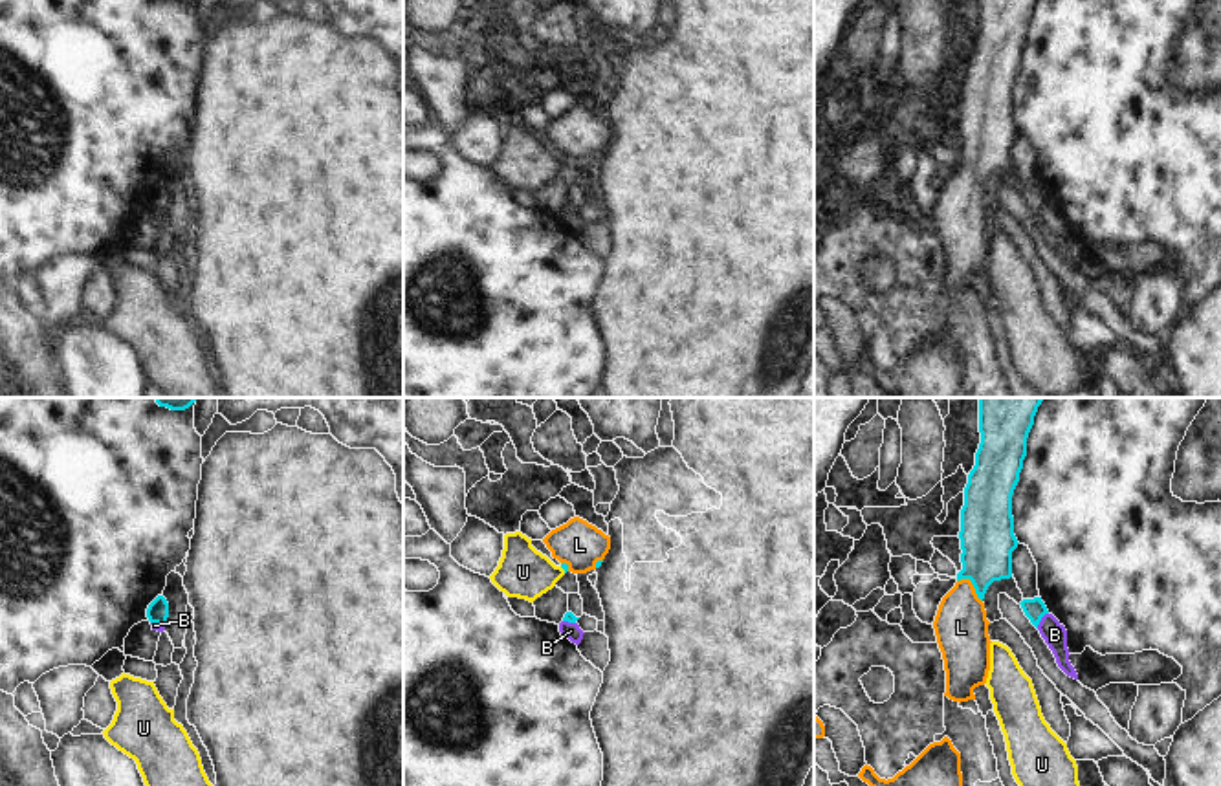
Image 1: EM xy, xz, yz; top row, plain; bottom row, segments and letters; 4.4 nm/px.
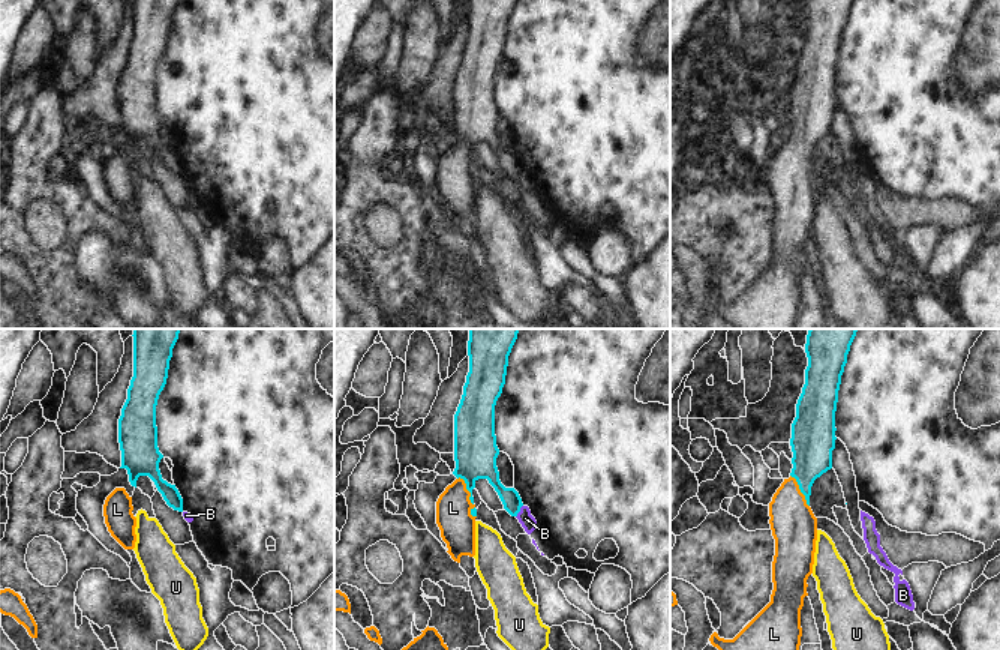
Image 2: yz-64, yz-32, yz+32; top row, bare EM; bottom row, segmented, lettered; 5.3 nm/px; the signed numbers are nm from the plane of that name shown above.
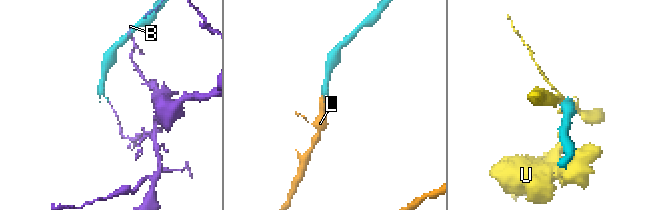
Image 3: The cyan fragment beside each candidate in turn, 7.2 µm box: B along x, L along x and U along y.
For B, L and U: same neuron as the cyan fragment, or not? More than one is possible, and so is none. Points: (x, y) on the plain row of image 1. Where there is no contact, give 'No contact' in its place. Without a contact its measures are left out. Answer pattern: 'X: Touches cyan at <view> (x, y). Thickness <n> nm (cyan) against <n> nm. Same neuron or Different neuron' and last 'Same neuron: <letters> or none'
B: Touches cyan at yz (1040, 209). Thickness 100 nm (cyan) against 110 nm. Different neuron
L: Touches cyan at yz (972, 173). Thickness 240 nm (cyan) against 240 nm. Same neuron
U: Touches cyan at xz (563, 158). Thickness 30 nm (cyan) against 220 nm. Different neuron
Same neuron: L.

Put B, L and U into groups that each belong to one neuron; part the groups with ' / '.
B / L / U

